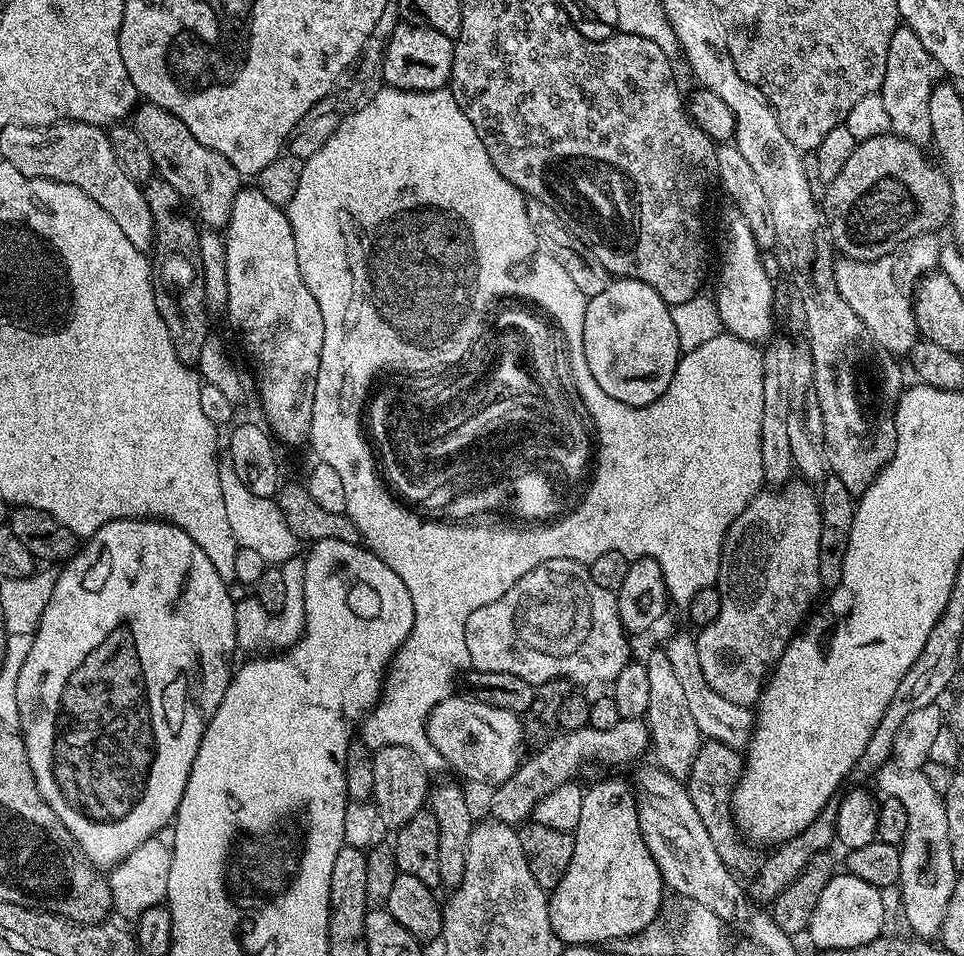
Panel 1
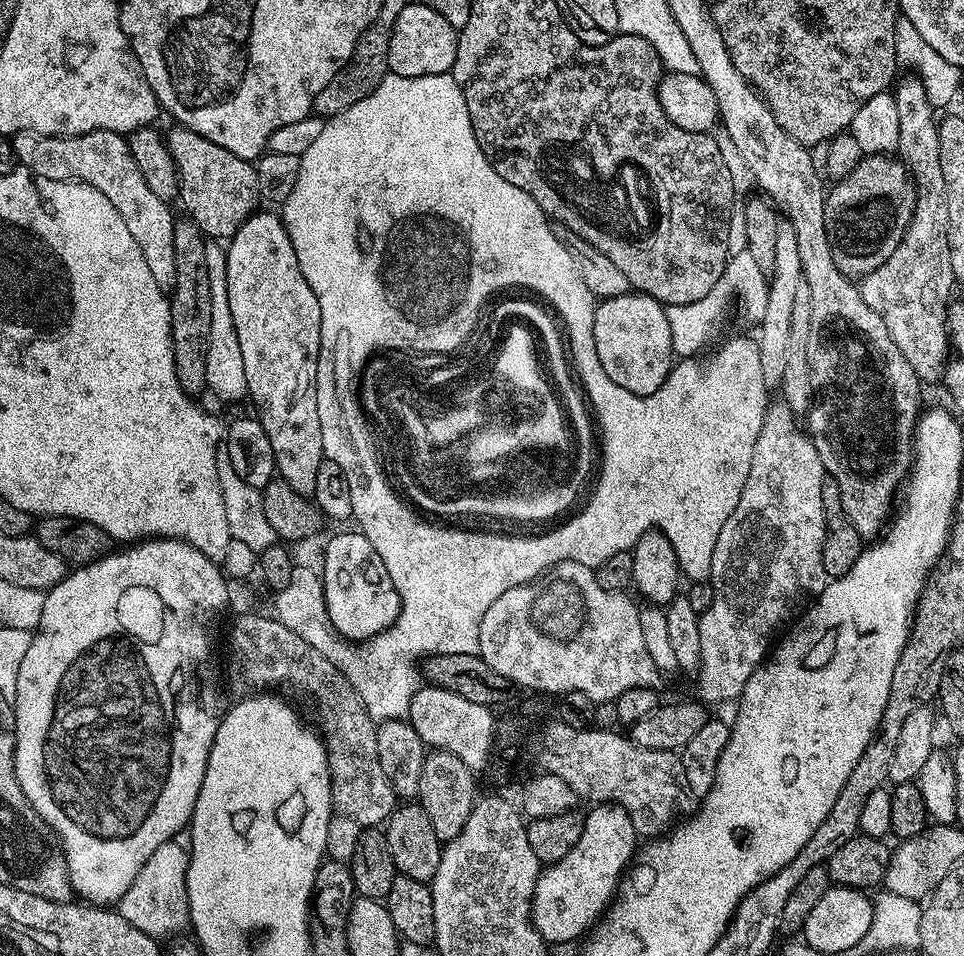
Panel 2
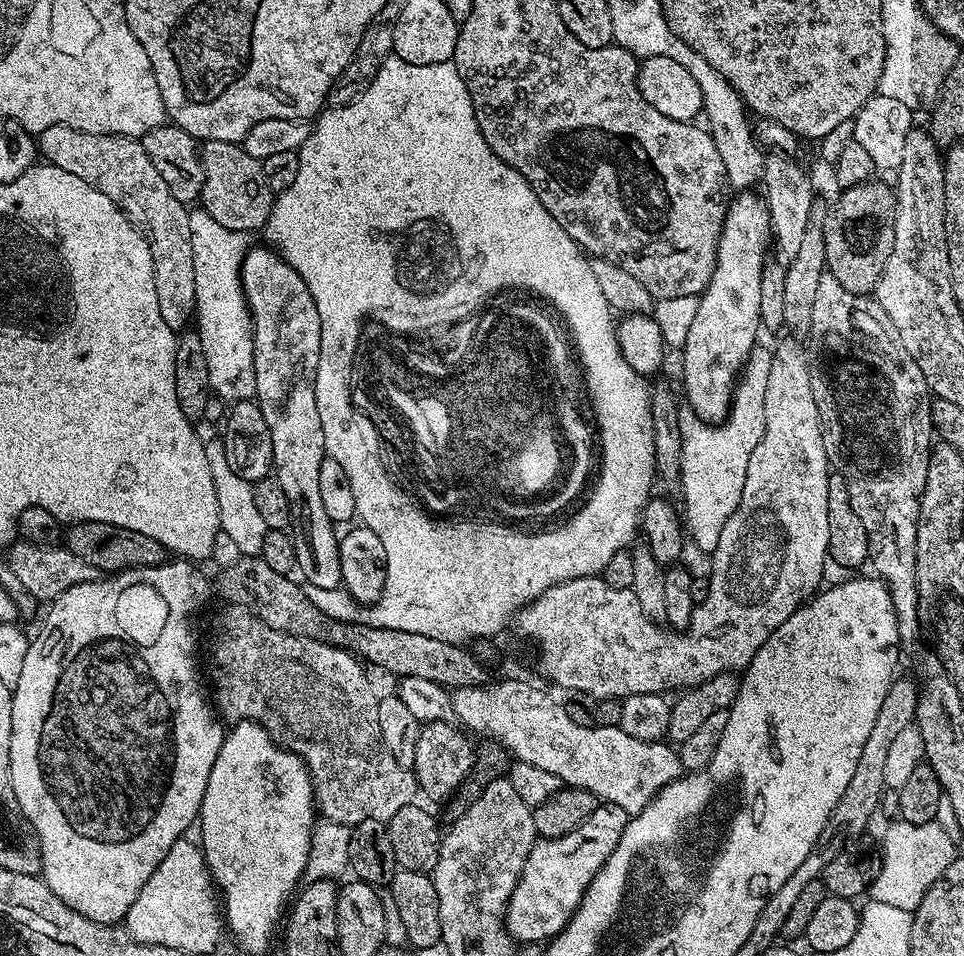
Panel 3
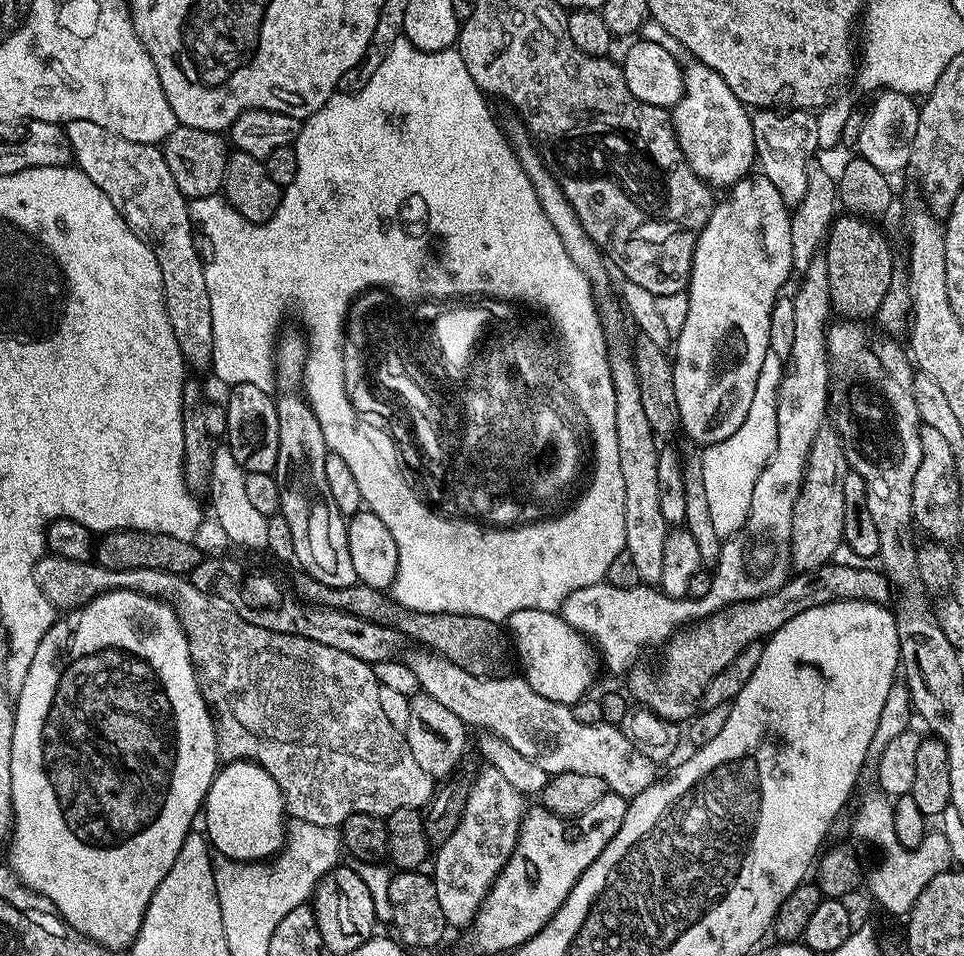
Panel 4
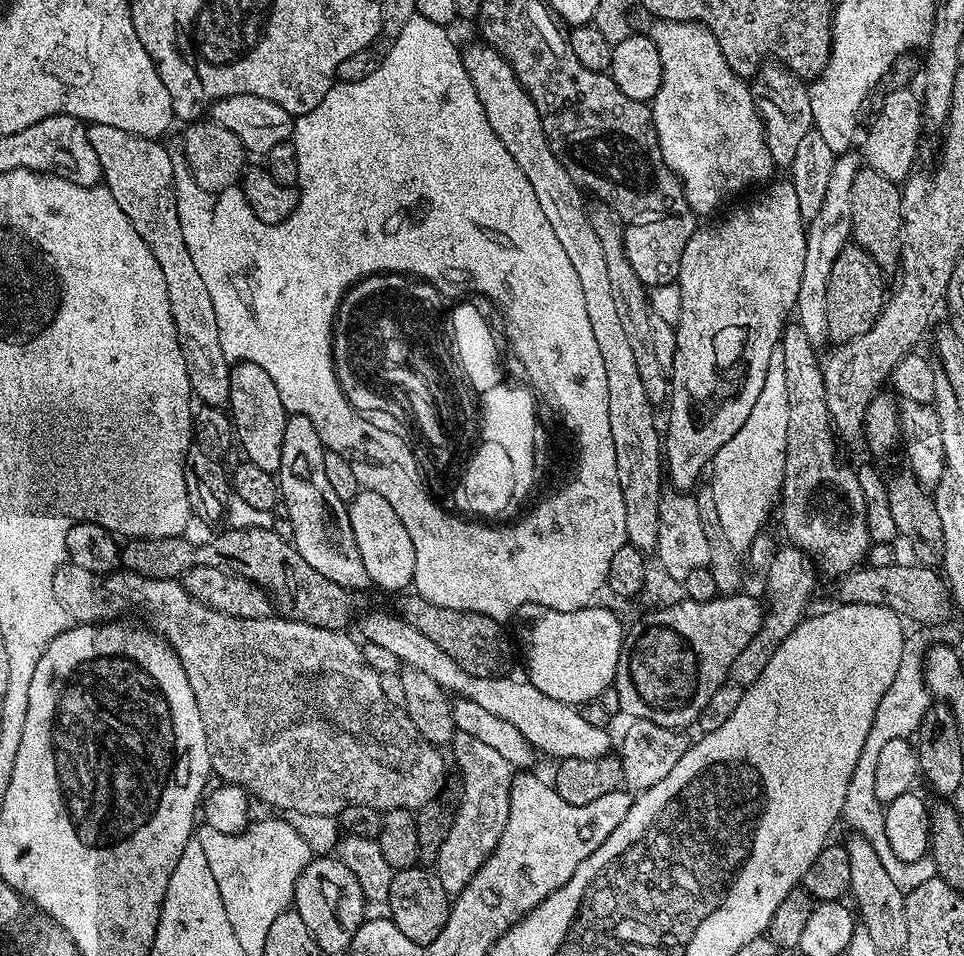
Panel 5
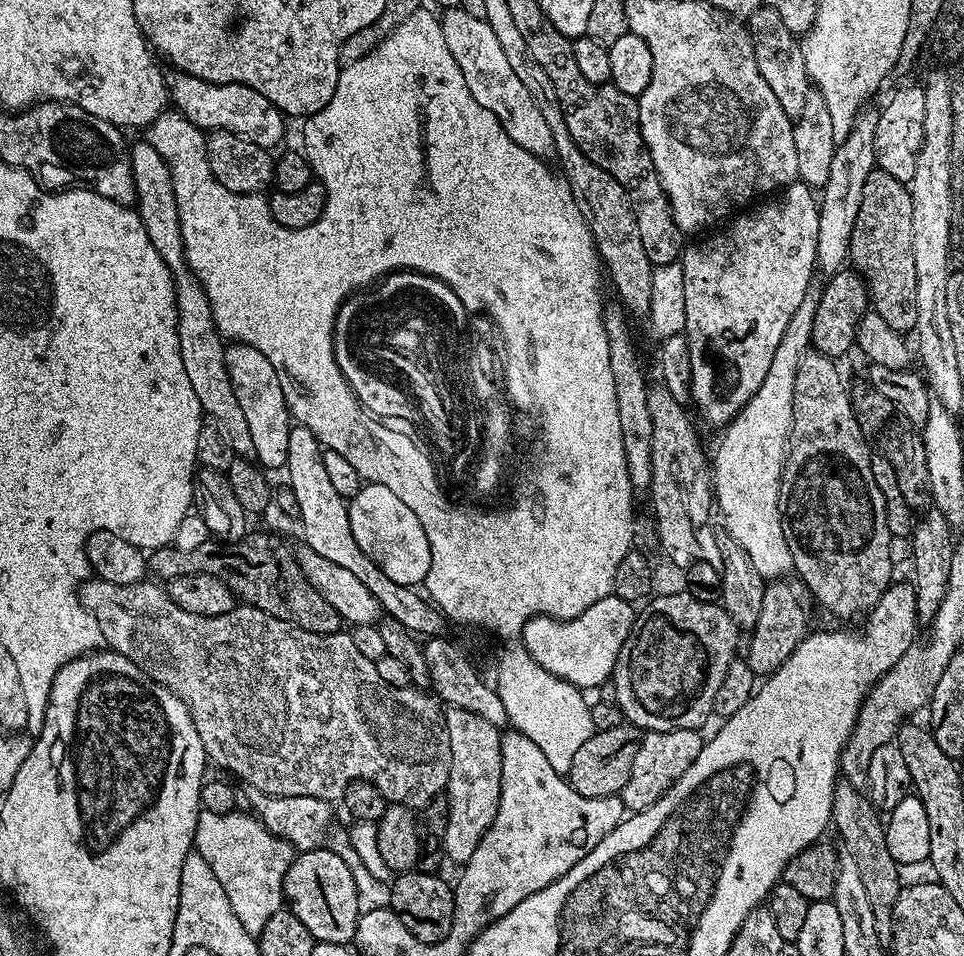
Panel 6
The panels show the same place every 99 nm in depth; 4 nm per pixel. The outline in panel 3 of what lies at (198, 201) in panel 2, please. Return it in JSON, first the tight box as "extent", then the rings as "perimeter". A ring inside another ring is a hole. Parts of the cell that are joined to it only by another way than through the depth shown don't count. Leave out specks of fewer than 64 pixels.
{"extent":[199,141,274,234],"perimeter":[[[203,141],[200,148],[200,161],[204,167],[204,181],[200,191],[199,203],[203,211],[218,222],[218,226],[226,226],[237,234],[263,229],[272,213],[274,193],[266,182],[266,174],[262,174],[261,161],[250,158],[240,144],[230,142]]]}

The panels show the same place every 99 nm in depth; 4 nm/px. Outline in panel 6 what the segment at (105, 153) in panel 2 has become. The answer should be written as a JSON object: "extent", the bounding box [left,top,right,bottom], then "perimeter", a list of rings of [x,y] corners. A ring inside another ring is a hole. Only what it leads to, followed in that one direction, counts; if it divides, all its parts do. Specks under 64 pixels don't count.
{"extent":[130,142,254,457],"perimeter":[[[140,142],[133,148],[131,145],[130,161],[132,184],[136,188],[134,207],[146,226],[146,234],[150,234],[150,242],[154,242],[154,248],[160,252],[162,262],[166,262],[176,287],[178,342],[182,350],[182,364],[186,366],[186,374],[190,374],[190,386],[194,386],[194,394],[198,394],[200,411],[227,437],[227,442],[237,457],[251,457],[254,442],[250,442],[250,426],[246,426],[246,414],[242,414],[242,405],[239,404],[238,398],[234,398],[234,386],[226,370],[225,341],[216,329],[208,295],[184,257],[184,232],[180,228],[174,184],[170,178],[168,164],[162,158],[162,154],[158,154],[158,150],[154,150],[154,146],[146,142]]]}

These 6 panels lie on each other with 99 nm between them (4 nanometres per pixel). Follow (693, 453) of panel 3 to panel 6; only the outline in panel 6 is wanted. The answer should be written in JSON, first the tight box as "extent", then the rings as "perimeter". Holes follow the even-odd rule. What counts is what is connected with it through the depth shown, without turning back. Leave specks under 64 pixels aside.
{"extent":[712,278,824,578],"perimeter":[[[813,278],[806,286],[801,305],[794,310],[782,339],[774,350],[773,361],[750,402],[743,407],[723,431],[716,456],[712,458],[714,500],[724,515],[723,527],[729,536],[750,554],[754,570],[766,578],[784,578],[793,571],[790,546],[782,534],[780,517],[780,480],[792,428],[794,376],[798,362],[809,351],[814,317],[824,293],[823,281]]]}

